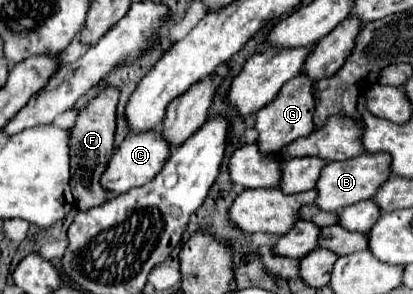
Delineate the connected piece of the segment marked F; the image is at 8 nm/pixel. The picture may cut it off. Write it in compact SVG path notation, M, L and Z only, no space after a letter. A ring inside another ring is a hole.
M107 87L93 99L77 117L71 129L71 191L77 201L77 209L91 209L93 205L103 205L109 199L109 191L101 185L101 175L113 153L115 137L115 111L117 111L119 91Z

